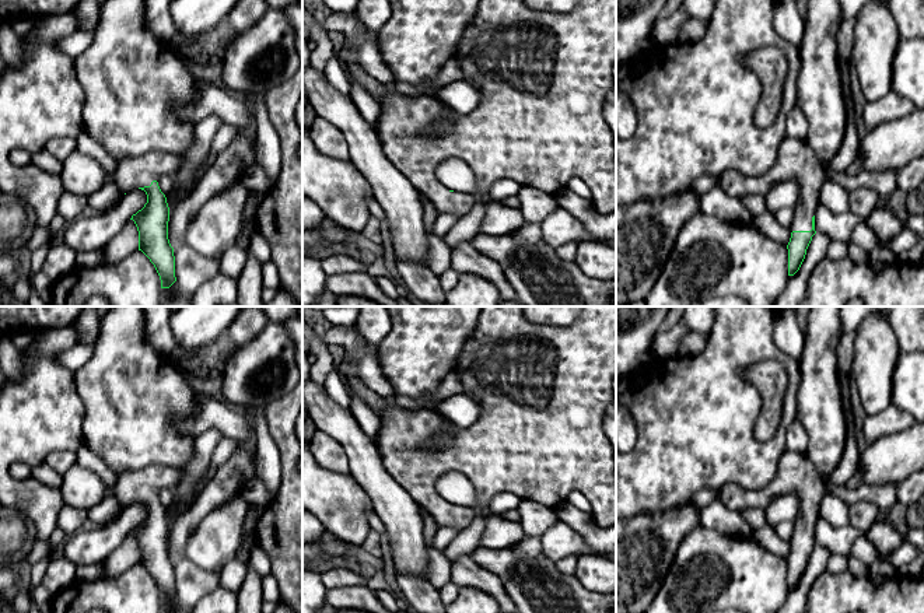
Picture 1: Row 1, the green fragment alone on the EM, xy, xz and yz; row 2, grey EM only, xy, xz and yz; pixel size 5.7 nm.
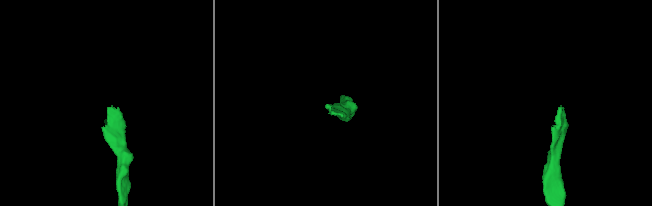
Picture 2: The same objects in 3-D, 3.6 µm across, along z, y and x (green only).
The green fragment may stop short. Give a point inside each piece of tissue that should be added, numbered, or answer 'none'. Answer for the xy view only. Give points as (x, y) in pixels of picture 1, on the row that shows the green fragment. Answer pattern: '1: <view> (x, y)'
1: xy (132, 172)

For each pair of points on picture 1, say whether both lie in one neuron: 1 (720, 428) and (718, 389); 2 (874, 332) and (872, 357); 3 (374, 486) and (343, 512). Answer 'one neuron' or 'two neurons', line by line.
1: one neuron
2: one neuron
3: two neurons

